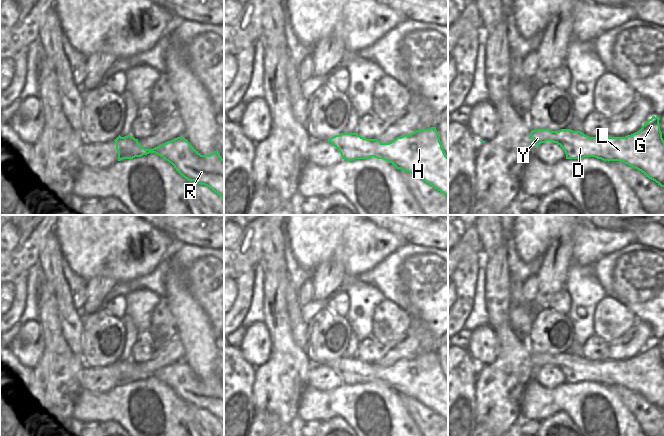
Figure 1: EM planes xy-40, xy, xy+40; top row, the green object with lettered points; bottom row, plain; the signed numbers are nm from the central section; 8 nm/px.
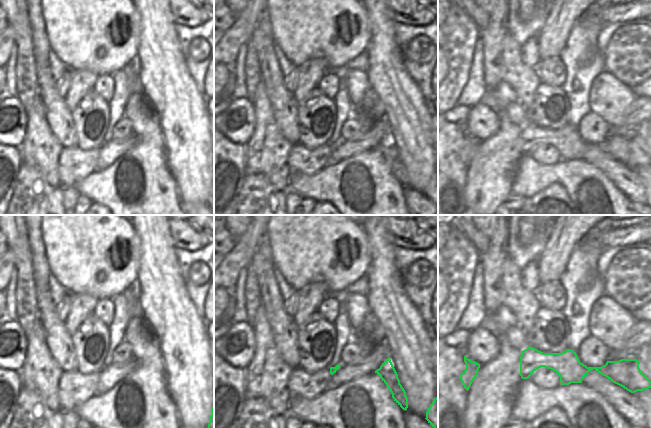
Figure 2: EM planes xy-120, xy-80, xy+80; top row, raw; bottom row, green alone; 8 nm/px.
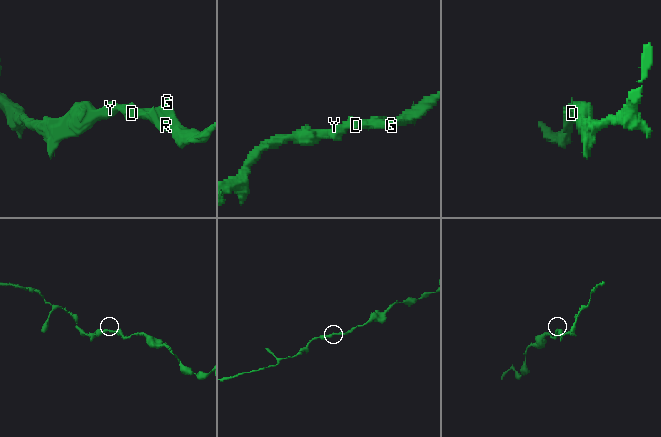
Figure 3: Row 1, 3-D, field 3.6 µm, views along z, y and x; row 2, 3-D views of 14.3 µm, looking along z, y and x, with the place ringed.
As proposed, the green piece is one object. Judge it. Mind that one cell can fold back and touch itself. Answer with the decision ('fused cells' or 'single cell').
single cell

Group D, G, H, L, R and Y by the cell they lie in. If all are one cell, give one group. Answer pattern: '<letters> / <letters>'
D G H L R Y

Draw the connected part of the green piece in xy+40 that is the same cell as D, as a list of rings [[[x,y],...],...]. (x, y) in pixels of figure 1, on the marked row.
[[[652,116],[642,128],[625,137],[589,137],[581,131],[561,129],[535,129],[530,132],[533,146],[551,141],[557,143],[565,152],[566,159],[583,159],[595,157],[603,161],[621,161],[639,171],[646,177],[664,187],[664,140],[659,124],[660,117]]]

